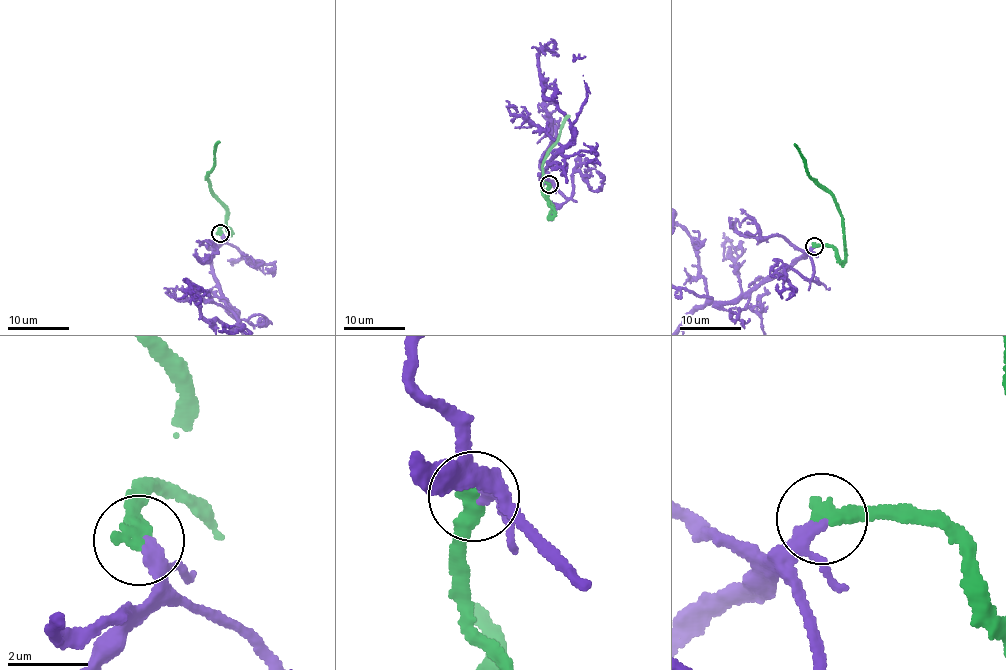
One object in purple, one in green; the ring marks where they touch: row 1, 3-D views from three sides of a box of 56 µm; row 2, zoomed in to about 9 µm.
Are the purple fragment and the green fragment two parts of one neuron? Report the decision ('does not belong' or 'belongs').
belongs

